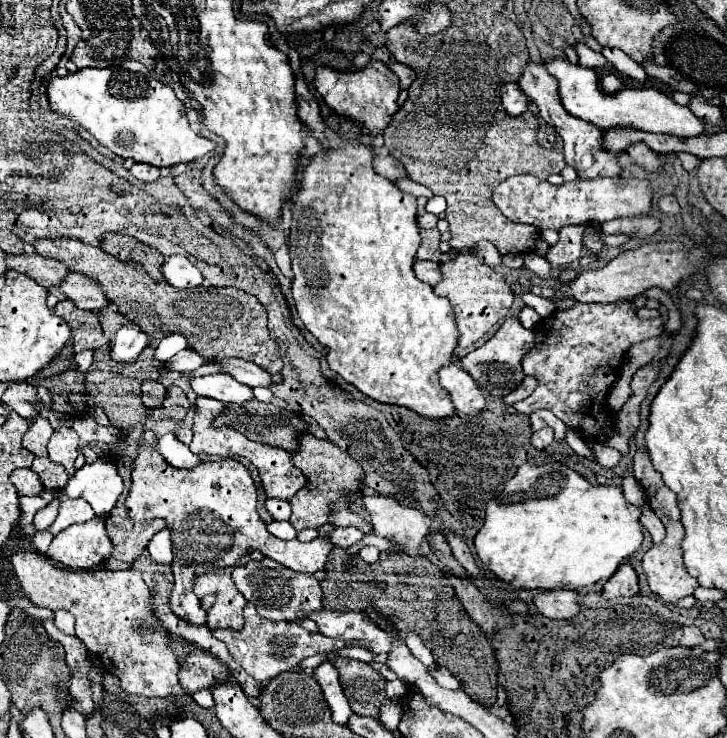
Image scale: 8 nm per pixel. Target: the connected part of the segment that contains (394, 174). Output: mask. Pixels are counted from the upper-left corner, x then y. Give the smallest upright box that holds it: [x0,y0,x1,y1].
[375,156,407,182]

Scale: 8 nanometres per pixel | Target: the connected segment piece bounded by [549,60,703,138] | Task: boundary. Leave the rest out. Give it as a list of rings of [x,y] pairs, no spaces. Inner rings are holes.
[[[551,60],[549,72],[559,82],[559,96],[565,110],[581,118],[601,130],[609,130],[613,126],[635,126],[639,130],[659,132],[659,134],[675,134],[681,138],[689,136],[701,136],[703,134],[703,122],[685,106],[677,106],[669,96],[655,88],[641,88],[641,90],[619,90],[615,94],[607,94],[601,88],[601,82],[597,78],[597,72],[593,68],[583,68],[577,64],[571,64],[569,60]]]

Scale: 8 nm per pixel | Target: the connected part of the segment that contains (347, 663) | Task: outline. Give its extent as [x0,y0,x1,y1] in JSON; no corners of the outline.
[329,656,389,718]

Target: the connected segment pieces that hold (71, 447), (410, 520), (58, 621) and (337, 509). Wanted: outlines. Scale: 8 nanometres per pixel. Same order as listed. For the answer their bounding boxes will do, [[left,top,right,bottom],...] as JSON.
[[49,428,79,478],[363,496,431,552],[55,610,75,636],[329,502,371,534]]

